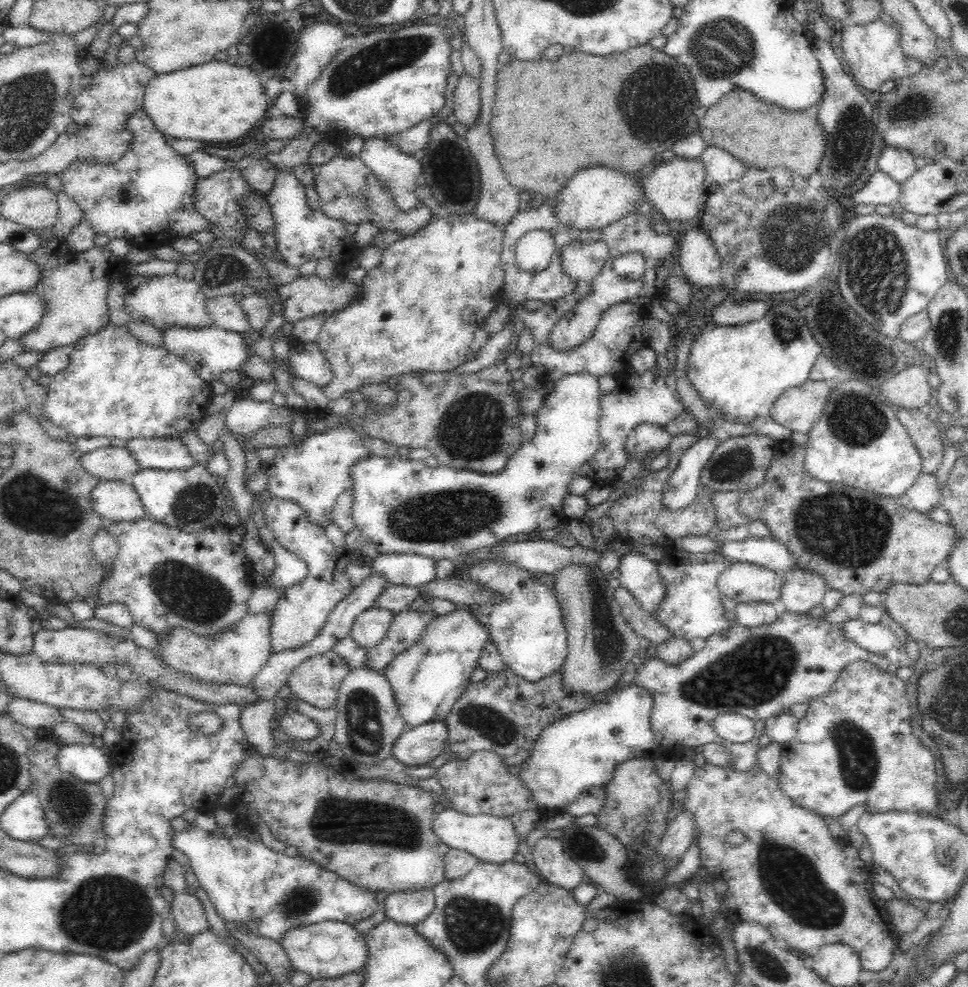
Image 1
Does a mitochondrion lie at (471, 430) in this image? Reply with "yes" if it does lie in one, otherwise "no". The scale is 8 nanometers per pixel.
yes

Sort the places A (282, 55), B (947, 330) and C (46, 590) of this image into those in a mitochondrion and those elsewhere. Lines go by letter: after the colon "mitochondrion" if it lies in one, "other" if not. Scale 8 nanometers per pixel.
A: other
B: mitochondrion
C: other

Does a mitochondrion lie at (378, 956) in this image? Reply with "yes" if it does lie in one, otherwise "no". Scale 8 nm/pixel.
no

